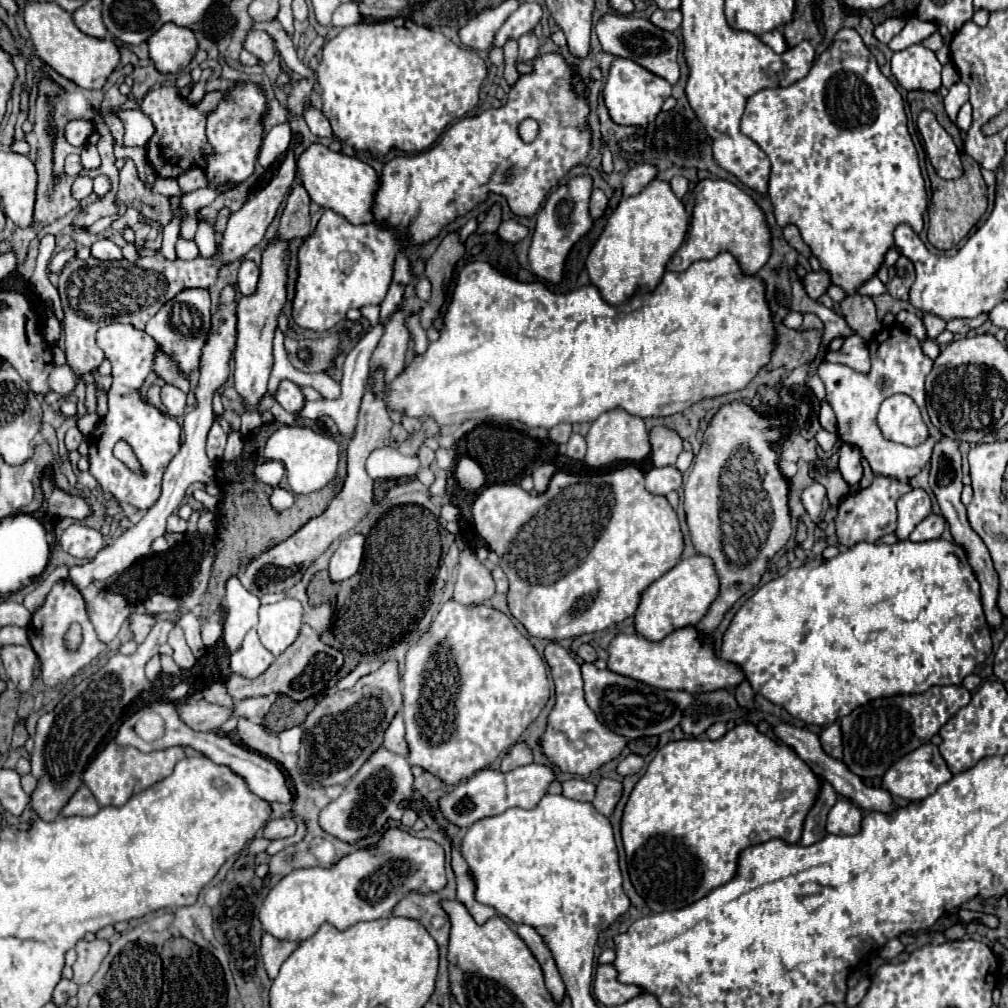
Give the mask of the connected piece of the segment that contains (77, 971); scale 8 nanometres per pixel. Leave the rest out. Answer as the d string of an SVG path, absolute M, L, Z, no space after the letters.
M94 939L94 941L78 941L76 943L76 953L78 953L78 959L76 963L72 965L74 969L74 983L78 985L86 985L90 983L90 979L94 977L94 973L98 971L102 959L106 957L108 953L108 941L104 939Z

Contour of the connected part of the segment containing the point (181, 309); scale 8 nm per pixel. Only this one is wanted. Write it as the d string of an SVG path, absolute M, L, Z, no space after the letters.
M184 289L172 301L164 303L162 309L146 323L146 333L156 339L160 349L164 349L164 353L170 355L170 359L188 380L192 371L200 369L200 349L204 349L208 329L212 327L210 305L212 303L208 289Z

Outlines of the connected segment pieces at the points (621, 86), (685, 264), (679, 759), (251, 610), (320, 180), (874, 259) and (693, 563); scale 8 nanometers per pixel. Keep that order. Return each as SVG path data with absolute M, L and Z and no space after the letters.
M622 57L614 59L608 81L602 91L610 117L620 125L650 125L656 119L656 113L660 113L660 107L670 97L670 93L672 85L668 81L656 77L654 73L648 73L648 69L636 65L632 59Z
M704 179L692 191L692 213L686 241L684 240L682 247L676 251L676 255L668 261L666 269L668 271L686 271L694 261L714 259L720 251L730 251L740 261L740 265L746 273L756 273L764 265L764 261L768 261L772 255L772 231L770 231L764 211L748 193L744 193L740 187L736 187L734 183L730 183L726 179Z
M744 721L738 723L736 727L732 727L730 731L726 731L724 737L710 741L710 739L680 739L680 741L672 741L668 745L664 745L656 757L652 759L652 763L648 765L648 771L644 773L644 777L636 783L636 787L630 793L630 799L624 807L624 817L622 817L622 843L626 849L626 859L628 859L628 873L632 879L634 889L638 891L638 895L646 901L646 905L654 911L654 913L662 913L662 911L672 911L672 909L682 909L688 907L696 901L700 901L700 897L706 897L712 889L726 885L732 877L736 877L736 869L738 869L738 859L740 853L748 847L766 843L770 839L782 839L790 845L796 845L802 837L802 827L804 827L804 817L808 815L808 809L812 809L812 801L816 801L816 789L820 789L820 777L816 777L816 773L804 763L800 761L800 757L796 757L796 751L784 743L778 743L774 739L770 739L768 735L760 733L756 729L756 725Z
M236 575L228 577L226 581L226 619L224 619L222 639L230 653L234 653L240 647L246 631L256 627L258 607L260 607L258 597L248 593Z
M312 143L296 161L296 173L310 199L320 207L332 209L338 215L346 217L352 223L372 221L372 199L378 187L378 175L368 165L356 157L348 157L344 153L330 151L322 143Z
M840 29L836 33L834 43L850 43L850 55L834 53L832 49L828 49L814 61L812 69L808 71L808 75L804 79L796 81L794 85L790 85L786 89L780 89L780 87L778 89L762 89L756 95L752 95L748 99L748 105L746 105L746 111L742 117L742 133L748 135L752 141L756 141L772 163L772 173L770 173L770 181L768 181L768 197L774 205L774 215L776 215L778 225L786 227L788 223L794 223L800 229L802 239L812 249L814 257L818 257L824 271L830 273L830 281L834 285L842 287L846 291L846 295L856 295L860 285L876 275L876 271L880 269L880 265L884 261L886 251L896 247L894 239L892 239L892 231L898 223L906 223L916 233L922 233L922 215L928 207L928 195L924 189L924 179L920 173L916 147L914 147L912 137L908 133L908 121L906 121L906 113L904 113L902 95L896 91L892 81L880 73L874 55L868 51L868 47L862 43L862 37L854 29Z
M704 555L682 559L676 567L672 567L668 573L656 579L642 593L640 605L634 615L636 631L650 641L660 641L680 627L696 625L706 617L708 605L712 605L716 593L720 593L720 583L716 581L716 569L712 565L712 559Z

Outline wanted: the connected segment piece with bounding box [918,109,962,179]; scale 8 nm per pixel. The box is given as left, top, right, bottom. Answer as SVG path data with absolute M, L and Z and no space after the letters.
M928 109L920 111L918 115L918 129L924 139L926 153L930 157L932 167L942 179L956 179L962 175L962 163L958 157L958 149L952 141L952 137L944 128L928 113Z

